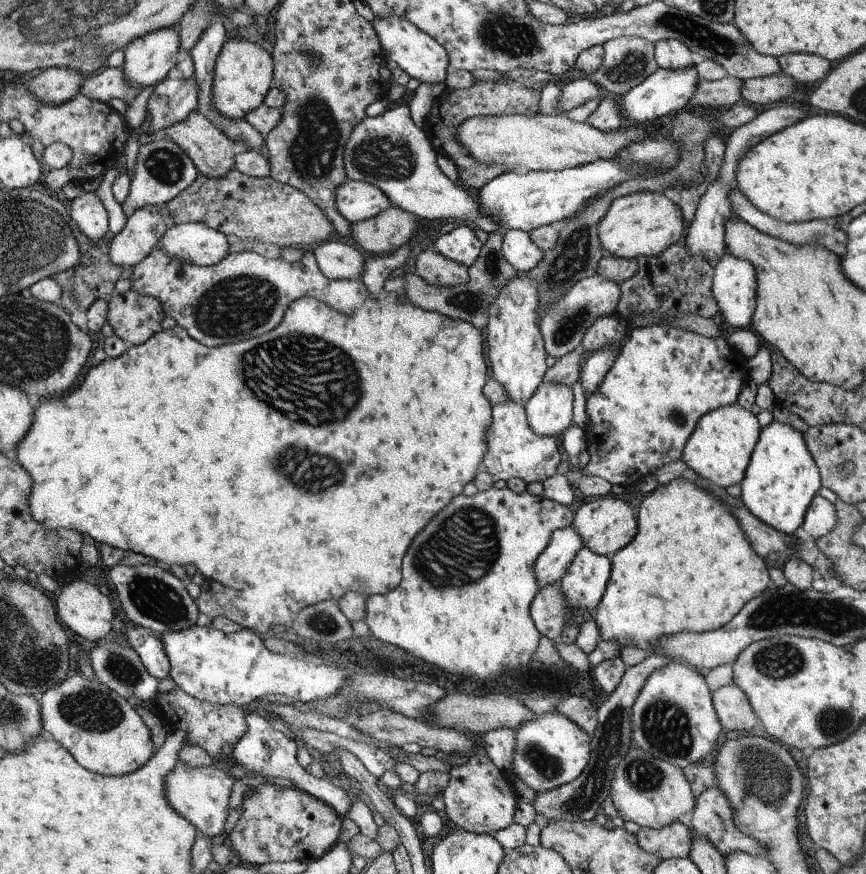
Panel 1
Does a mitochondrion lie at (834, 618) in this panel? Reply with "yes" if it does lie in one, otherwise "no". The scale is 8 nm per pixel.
yes

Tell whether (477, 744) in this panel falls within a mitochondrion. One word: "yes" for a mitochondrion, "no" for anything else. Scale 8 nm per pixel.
no

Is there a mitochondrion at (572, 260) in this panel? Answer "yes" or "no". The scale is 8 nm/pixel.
yes

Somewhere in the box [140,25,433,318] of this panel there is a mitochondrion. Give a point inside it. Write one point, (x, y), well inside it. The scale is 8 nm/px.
(312, 151)

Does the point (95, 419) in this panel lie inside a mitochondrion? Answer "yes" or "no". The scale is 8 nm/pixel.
no

